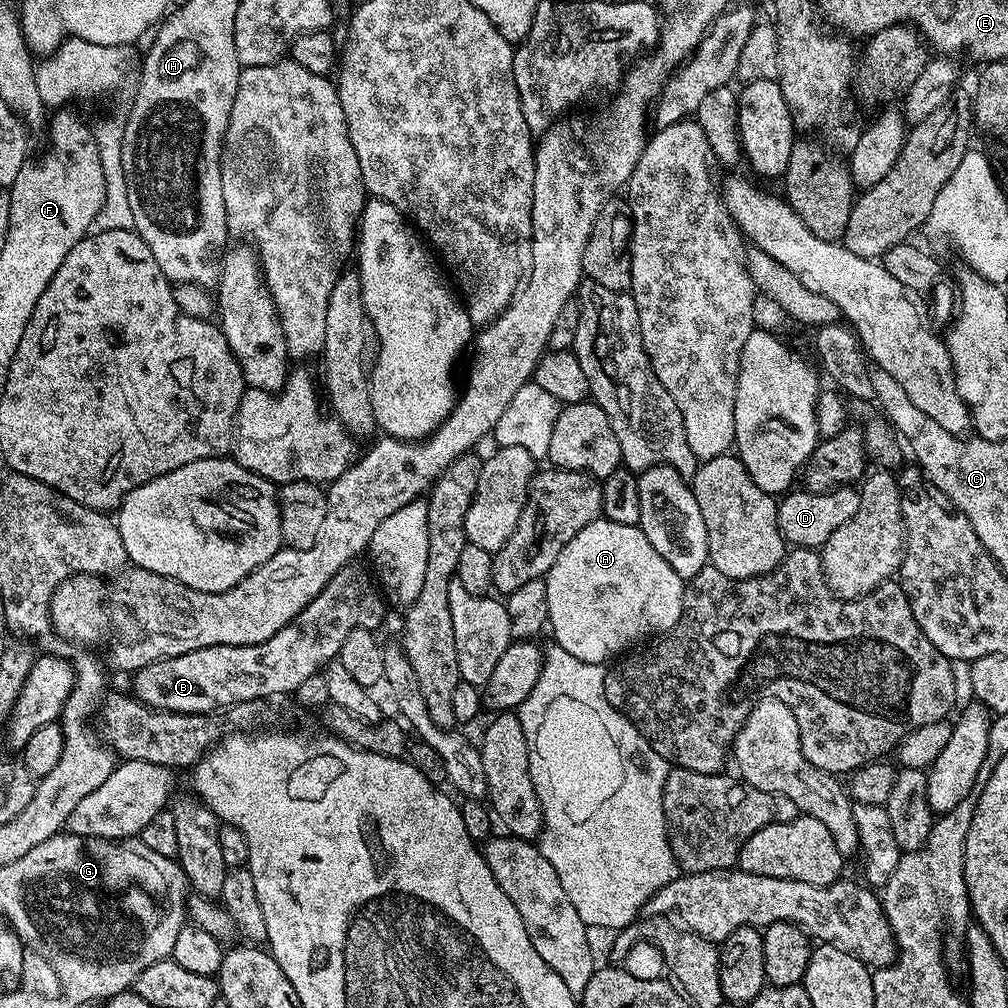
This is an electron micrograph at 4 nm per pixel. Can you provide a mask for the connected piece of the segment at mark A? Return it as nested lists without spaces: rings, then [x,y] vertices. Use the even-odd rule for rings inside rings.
[[[603,518],[590,522],[590,526],[578,530],[578,534],[566,542],[544,580],[551,639],[562,646],[566,654],[574,654],[574,658],[582,662],[604,664],[627,653],[631,644],[647,636],[660,638],[669,632],[682,614],[685,583],[681,576],[670,570],[670,562],[650,546],[646,534],[638,526],[622,526],[622,522]]]

